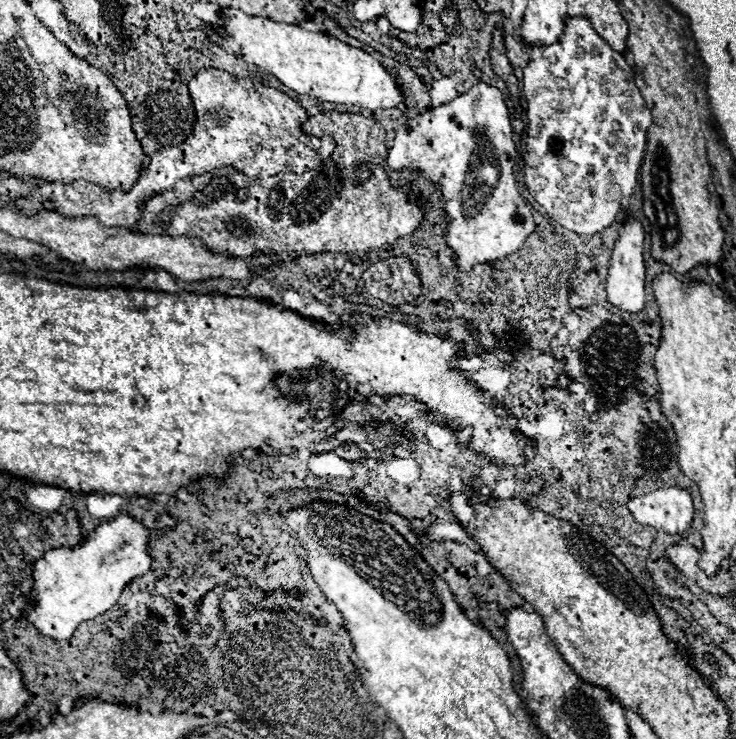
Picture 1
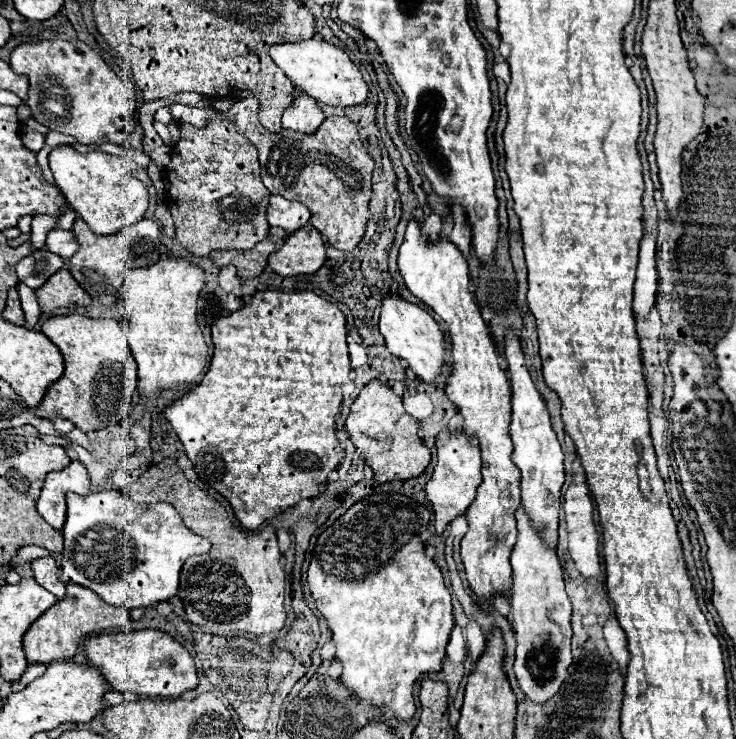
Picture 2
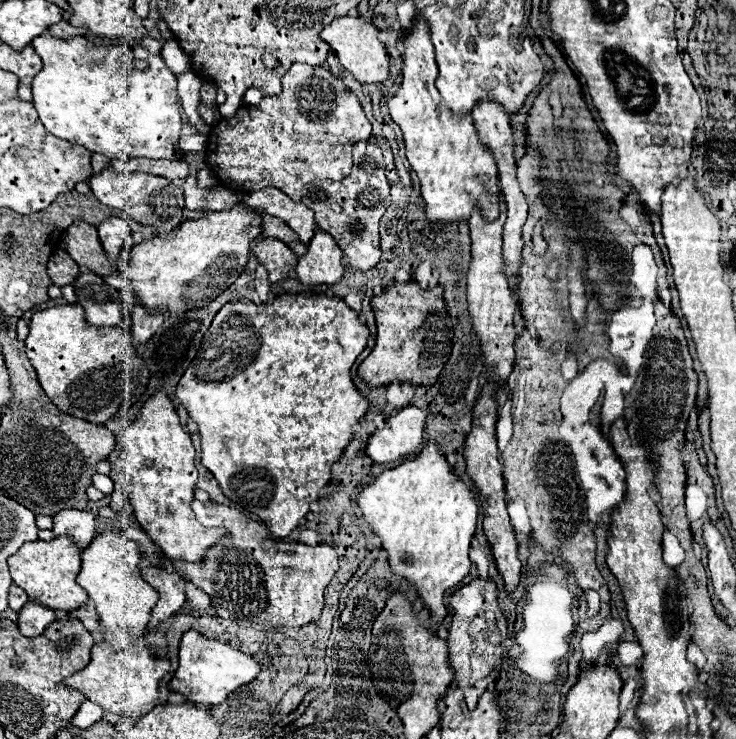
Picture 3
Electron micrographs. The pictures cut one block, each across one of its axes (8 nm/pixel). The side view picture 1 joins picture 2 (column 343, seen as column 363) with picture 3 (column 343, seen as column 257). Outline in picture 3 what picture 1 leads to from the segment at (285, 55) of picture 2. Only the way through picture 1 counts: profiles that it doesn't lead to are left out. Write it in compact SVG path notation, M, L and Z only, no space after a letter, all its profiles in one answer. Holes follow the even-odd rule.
M340 16L334 18L332 24L328 24L320 36L332 46L336 56L340 58L340 64L358 80L358 82L384 82L388 80L388 66L390 66L390 56L386 52L384 42L378 38L378 28L374 24L364 22L362 18L356 16Z

